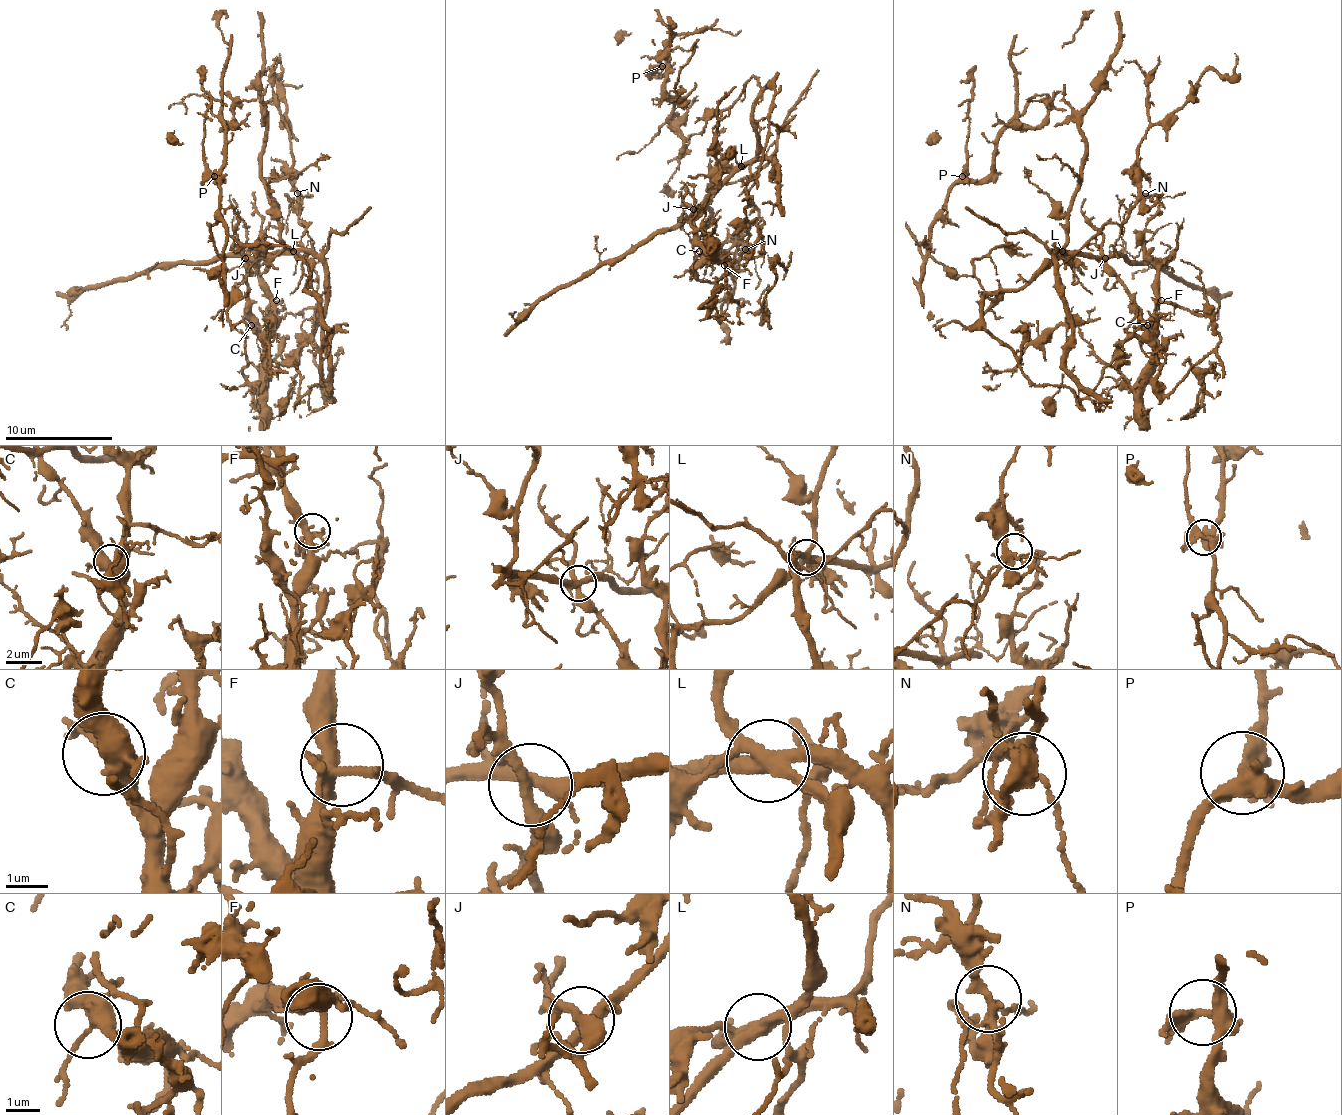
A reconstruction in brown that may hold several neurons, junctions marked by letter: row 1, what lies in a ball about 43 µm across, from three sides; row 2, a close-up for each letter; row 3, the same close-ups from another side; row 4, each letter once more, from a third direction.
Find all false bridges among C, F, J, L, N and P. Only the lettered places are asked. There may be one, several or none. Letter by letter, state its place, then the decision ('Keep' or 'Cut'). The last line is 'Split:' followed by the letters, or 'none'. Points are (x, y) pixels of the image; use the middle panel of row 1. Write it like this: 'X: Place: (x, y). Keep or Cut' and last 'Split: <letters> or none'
C: Place: (699, 251). Keep
F: Place: (724, 265). Keep
J: Place: (693, 209). Cut
L: Place: (741, 166). Cut
N: Place: (745, 249). Keep
P: Place: (662, 66). Keep
Split: J, L

